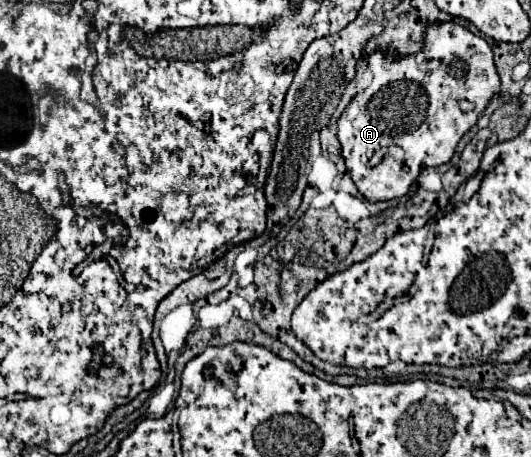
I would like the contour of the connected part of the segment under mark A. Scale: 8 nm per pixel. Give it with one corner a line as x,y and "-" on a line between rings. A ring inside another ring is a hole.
448,21
432,23
432,27
424,31
424,47
416,55
392,59
384,55
382,49
376,49
368,57
368,69
374,73
374,79
362,93
354,95
340,115
338,141
358,191
370,203
378,203
406,195
422,169
450,161
462,135
476,125
478,115
486,109
492,95
500,93
500,77
492,59
492,47
486,39
-
460,101
468,101
472,107
462,109

